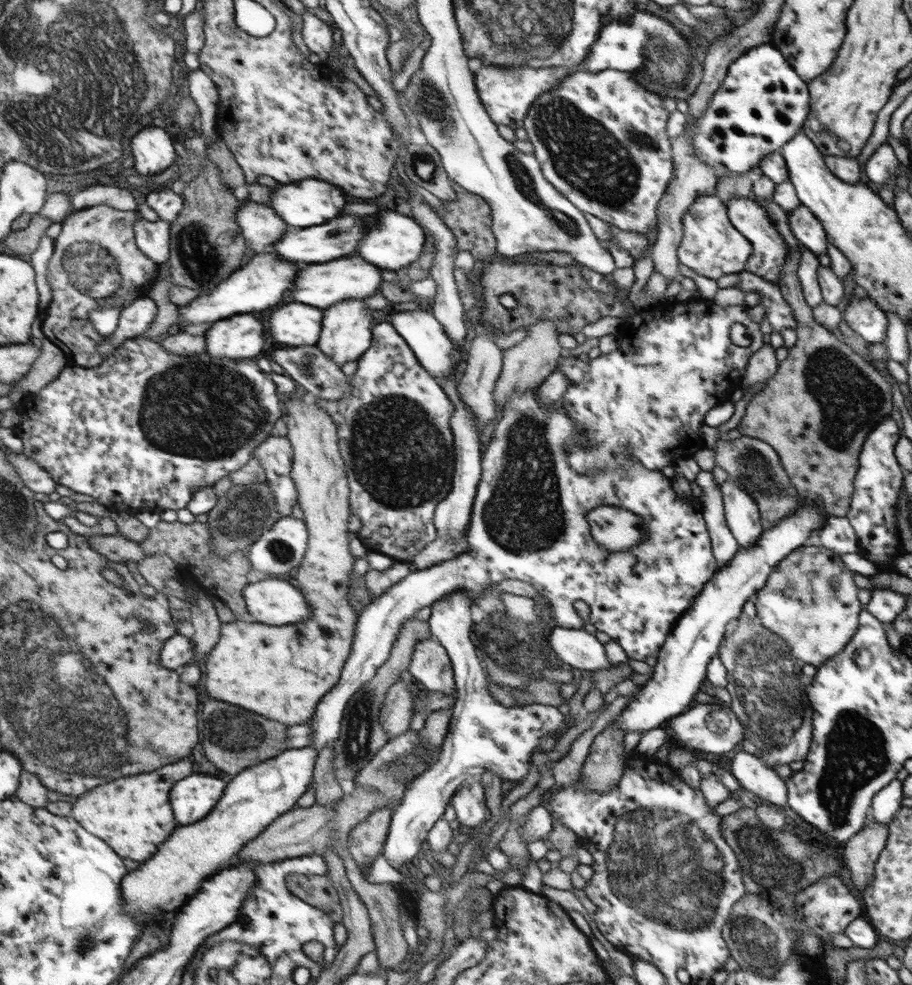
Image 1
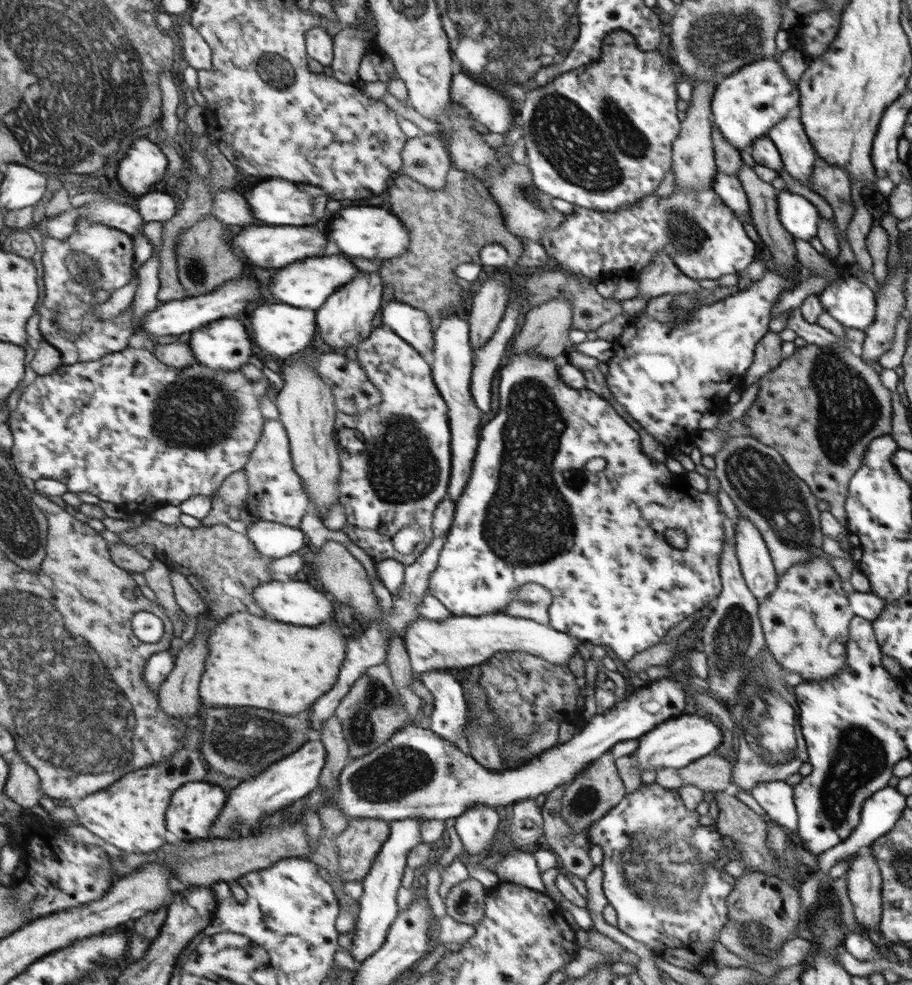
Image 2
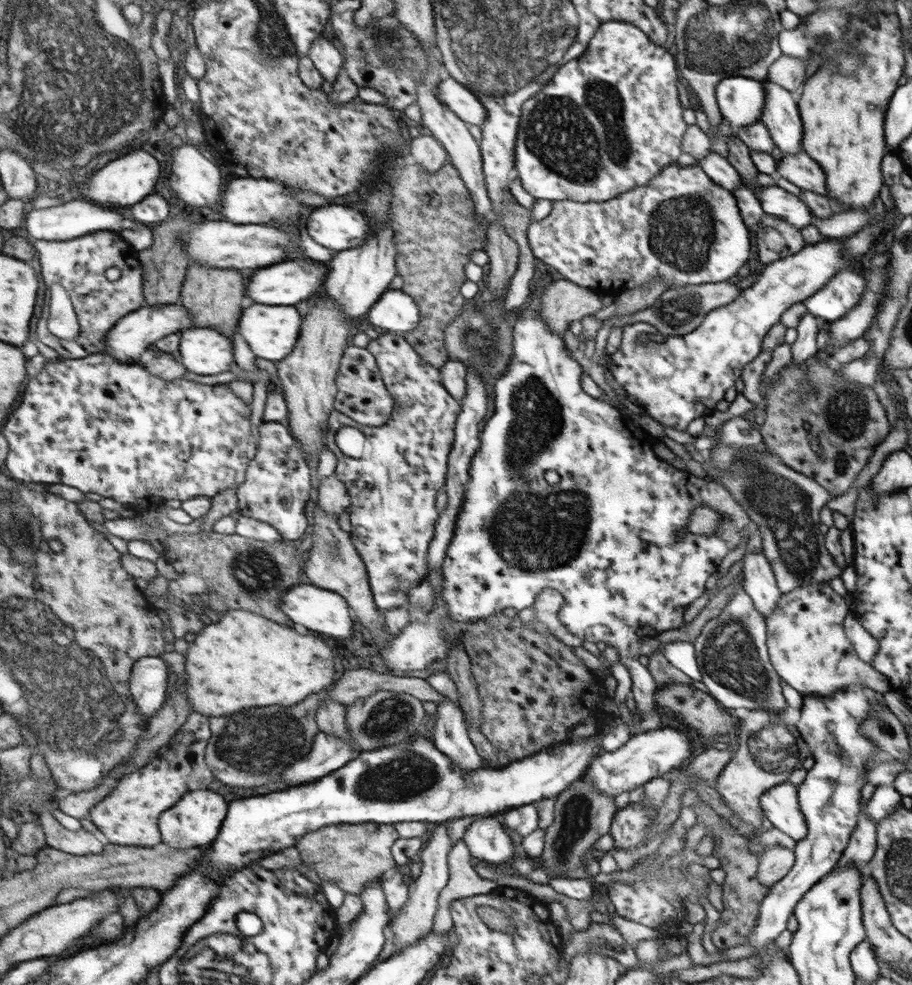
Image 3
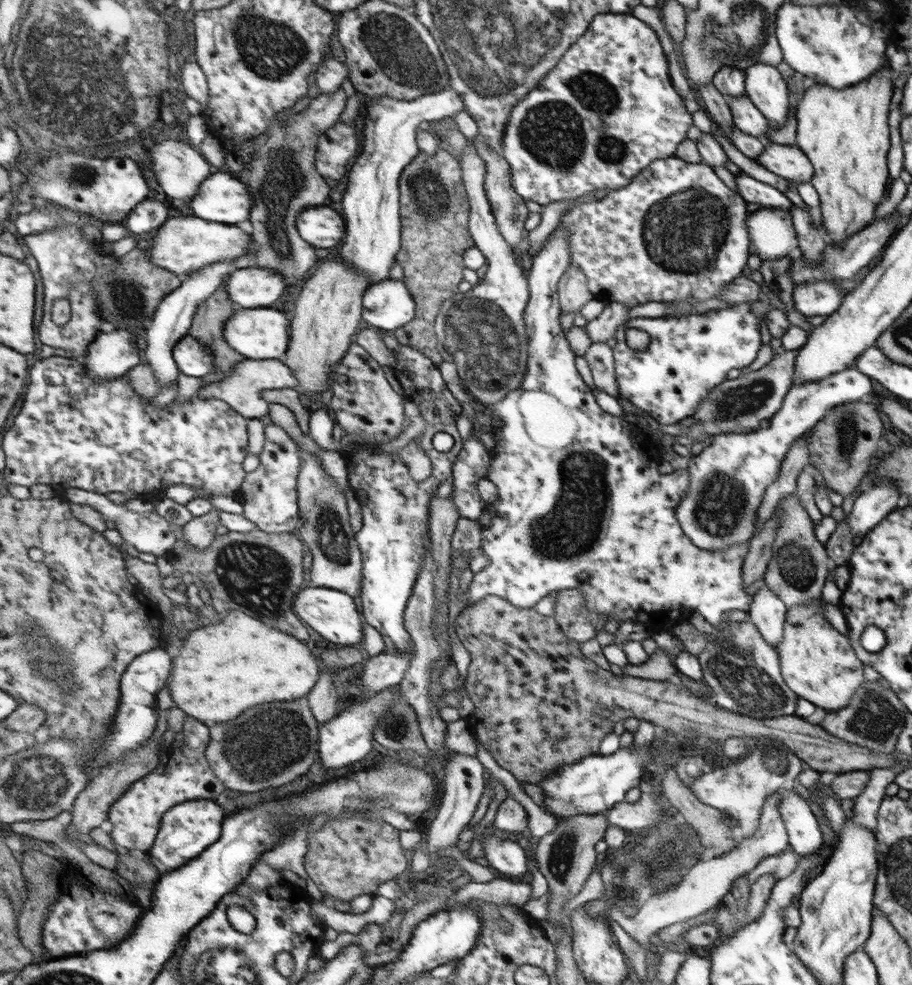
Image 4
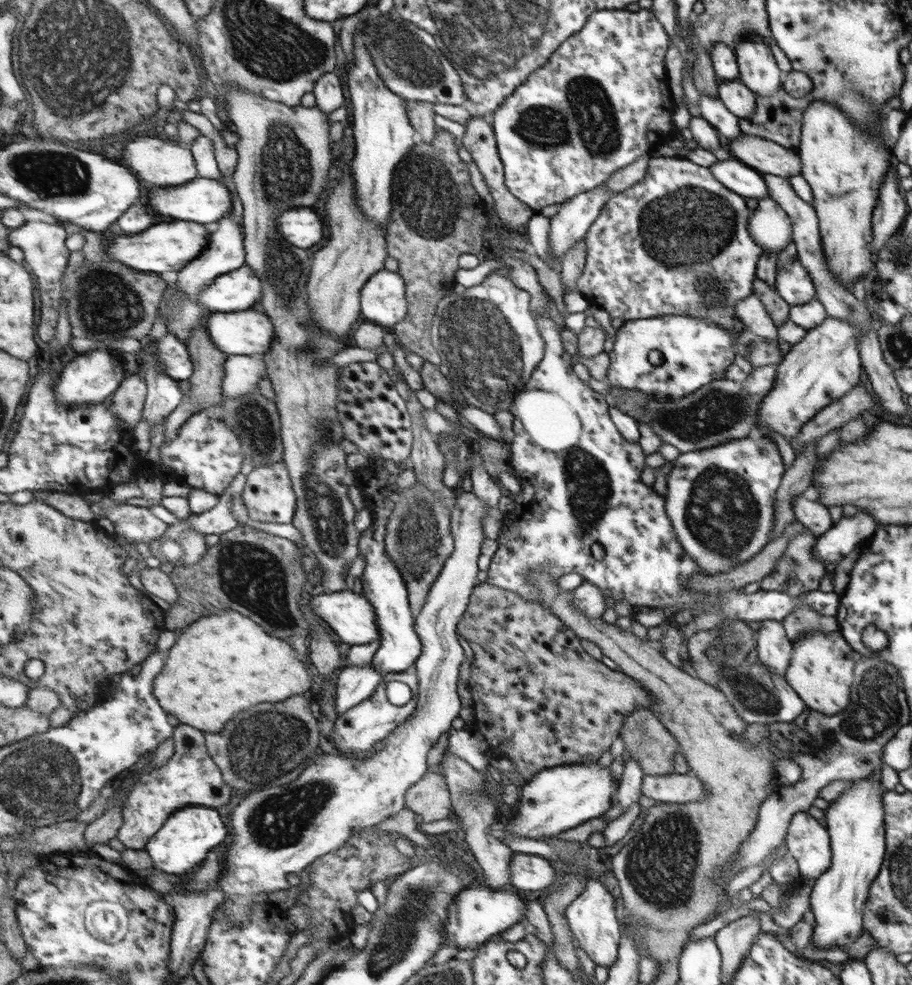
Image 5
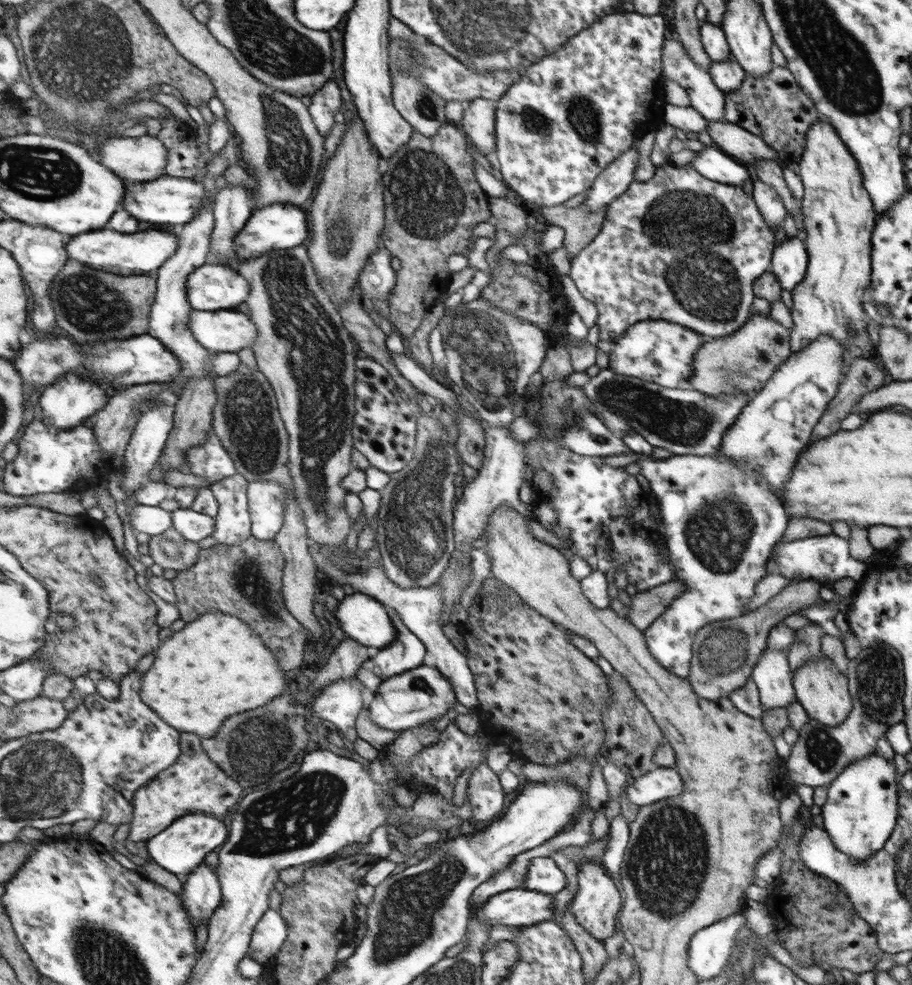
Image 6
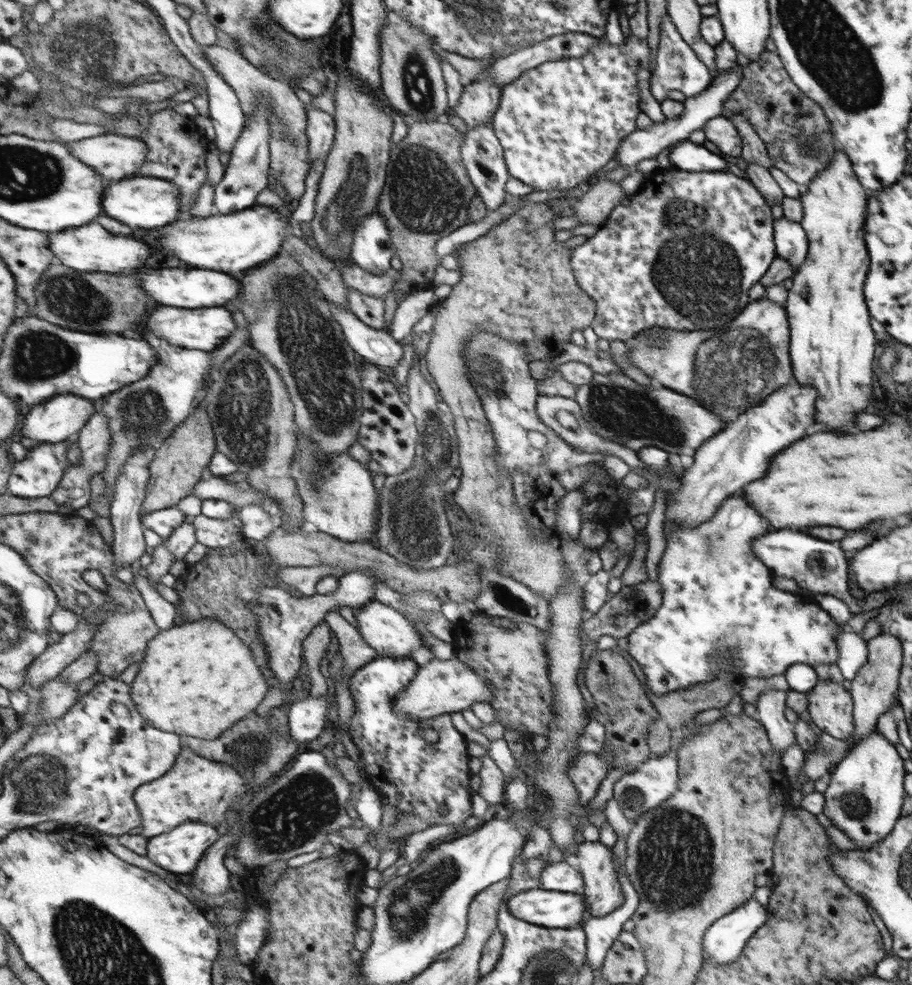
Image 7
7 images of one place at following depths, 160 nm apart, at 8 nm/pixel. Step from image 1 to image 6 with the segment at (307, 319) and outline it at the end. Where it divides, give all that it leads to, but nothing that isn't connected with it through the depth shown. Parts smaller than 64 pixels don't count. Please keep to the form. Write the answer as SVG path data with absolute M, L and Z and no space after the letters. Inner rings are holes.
M233 308L220 311L194 310L190 330L206 349L220 353L238 353L253 348L258 341L258 326L251 316Z

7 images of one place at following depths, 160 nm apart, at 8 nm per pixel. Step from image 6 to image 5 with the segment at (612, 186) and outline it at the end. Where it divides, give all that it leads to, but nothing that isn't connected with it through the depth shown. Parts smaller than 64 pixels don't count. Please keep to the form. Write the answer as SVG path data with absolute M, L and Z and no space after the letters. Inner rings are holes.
M602 183L593 191L583 192L562 203L557 213L549 218L549 247L560 265L565 252L585 236L593 220L612 195L614 194L611 194L611 190L607 190L605 183Z

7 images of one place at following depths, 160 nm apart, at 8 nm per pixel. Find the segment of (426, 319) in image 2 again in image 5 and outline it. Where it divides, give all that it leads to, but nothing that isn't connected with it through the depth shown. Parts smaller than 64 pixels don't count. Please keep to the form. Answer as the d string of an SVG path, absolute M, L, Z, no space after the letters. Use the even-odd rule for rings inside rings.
M387 269L373 276L363 292L363 315L388 329L409 316L409 289L400 272Z

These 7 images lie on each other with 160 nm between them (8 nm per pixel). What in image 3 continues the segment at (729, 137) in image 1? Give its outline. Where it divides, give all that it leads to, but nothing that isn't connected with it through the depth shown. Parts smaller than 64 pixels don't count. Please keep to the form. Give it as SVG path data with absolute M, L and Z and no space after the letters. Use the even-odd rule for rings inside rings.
M744 76L721 80L716 90L721 116L736 130L761 120L766 90L762 81Z

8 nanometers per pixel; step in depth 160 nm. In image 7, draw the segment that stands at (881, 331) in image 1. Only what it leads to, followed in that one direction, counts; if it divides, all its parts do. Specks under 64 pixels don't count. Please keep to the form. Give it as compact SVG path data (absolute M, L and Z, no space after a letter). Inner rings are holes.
M783 216L774 221L774 236L777 239L777 252L787 260L795 271L809 254L809 237L803 225Z

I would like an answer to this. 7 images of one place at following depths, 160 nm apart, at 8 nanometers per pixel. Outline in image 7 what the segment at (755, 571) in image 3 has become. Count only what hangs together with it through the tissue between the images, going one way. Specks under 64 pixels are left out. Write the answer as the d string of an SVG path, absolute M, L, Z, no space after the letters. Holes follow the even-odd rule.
M768 689L763 692L756 704L757 720L760 720L769 733L773 747L782 755L787 748L794 744L794 731L792 724L784 718L784 704L786 692L783 690Z

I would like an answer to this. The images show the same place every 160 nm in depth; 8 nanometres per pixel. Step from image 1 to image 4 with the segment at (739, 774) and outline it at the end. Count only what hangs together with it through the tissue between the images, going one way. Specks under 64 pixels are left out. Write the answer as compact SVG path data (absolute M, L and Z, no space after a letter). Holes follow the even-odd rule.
M790 792L778 811L788 830L789 845L796 854L809 855L821 849L823 835L808 802Z

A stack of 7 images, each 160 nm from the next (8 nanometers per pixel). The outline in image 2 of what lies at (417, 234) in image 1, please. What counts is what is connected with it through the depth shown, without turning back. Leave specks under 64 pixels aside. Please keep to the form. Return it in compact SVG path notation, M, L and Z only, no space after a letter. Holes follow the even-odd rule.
M354 206L340 211L338 218L332 219L329 237L343 254L351 257L368 258L369 260L382 259L390 261L400 258L411 249L413 238L410 229L404 224L401 216L391 209L376 208L376 206Z

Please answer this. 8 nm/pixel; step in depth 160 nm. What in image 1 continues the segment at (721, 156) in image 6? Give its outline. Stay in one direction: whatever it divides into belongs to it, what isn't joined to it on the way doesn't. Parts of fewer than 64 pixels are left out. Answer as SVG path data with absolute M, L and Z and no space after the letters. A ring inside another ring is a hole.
M801 204L790 211L788 217L789 227L800 244L808 247L817 255L827 254L829 242L825 230L809 208Z

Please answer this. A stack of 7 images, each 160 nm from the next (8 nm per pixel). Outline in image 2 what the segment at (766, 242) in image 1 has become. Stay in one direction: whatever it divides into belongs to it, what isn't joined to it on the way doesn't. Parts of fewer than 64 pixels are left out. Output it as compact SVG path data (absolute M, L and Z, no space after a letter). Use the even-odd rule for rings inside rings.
M717 171L712 188L721 196L734 212L744 221L747 214L750 213L749 197L743 189L741 180L737 176L722 174Z

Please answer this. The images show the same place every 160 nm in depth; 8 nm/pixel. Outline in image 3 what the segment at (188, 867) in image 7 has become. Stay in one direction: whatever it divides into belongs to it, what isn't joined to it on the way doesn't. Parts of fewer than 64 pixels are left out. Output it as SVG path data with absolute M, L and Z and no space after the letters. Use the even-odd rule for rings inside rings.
M210 789L194 791L190 796L187 795L177 807L162 815L161 832L164 832L164 844L182 850L213 845L221 836L229 812L230 804L222 794Z

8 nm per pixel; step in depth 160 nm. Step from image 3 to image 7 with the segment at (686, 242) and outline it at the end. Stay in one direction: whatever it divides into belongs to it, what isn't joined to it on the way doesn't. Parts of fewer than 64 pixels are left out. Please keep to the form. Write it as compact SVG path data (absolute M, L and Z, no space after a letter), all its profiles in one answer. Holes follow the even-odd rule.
M674 166L661 170L656 169L648 174L643 186L637 193L625 196L609 214L607 220L599 227L596 234L583 244L574 248L572 267L579 284L586 294L597 302L597 315L593 320L592 327L600 339L606 341L628 342L638 333L651 328L673 329L676 331L700 331L719 330L736 319L738 314L744 311L746 305L751 302L749 290L768 274L768 270L776 258L774 254L774 228L772 228L772 214L770 205L762 192L755 186L753 181L734 175L729 170L718 172L690 172L686 169L676 169ZM688 226L690 234L698 236L700 242L688 242Z

